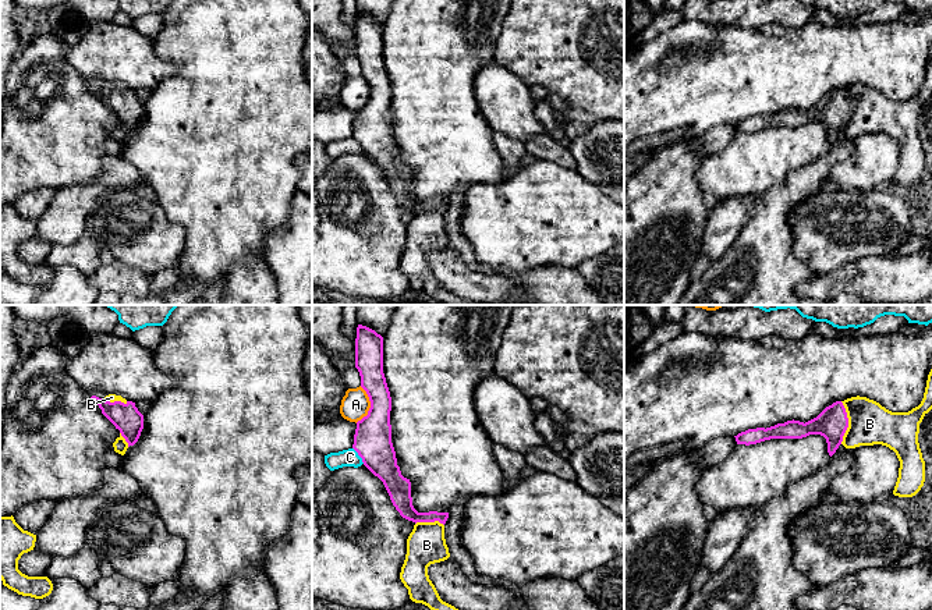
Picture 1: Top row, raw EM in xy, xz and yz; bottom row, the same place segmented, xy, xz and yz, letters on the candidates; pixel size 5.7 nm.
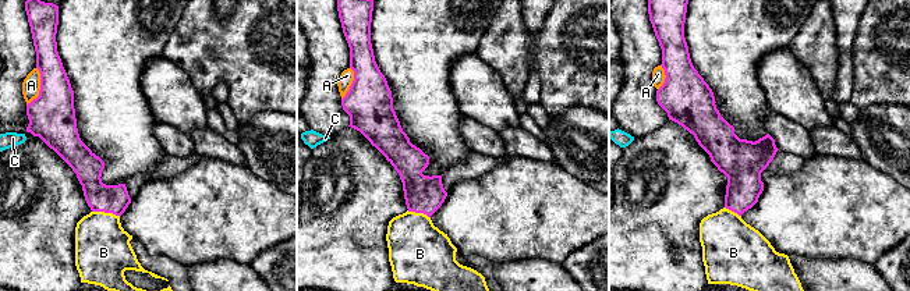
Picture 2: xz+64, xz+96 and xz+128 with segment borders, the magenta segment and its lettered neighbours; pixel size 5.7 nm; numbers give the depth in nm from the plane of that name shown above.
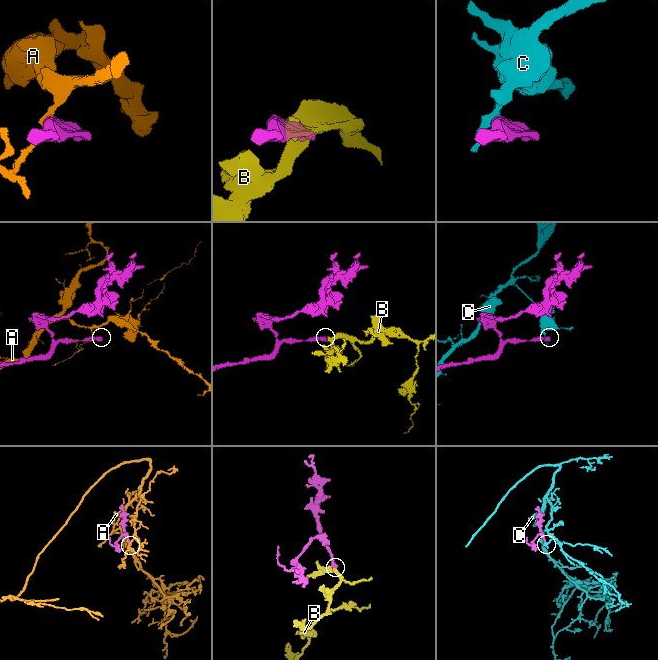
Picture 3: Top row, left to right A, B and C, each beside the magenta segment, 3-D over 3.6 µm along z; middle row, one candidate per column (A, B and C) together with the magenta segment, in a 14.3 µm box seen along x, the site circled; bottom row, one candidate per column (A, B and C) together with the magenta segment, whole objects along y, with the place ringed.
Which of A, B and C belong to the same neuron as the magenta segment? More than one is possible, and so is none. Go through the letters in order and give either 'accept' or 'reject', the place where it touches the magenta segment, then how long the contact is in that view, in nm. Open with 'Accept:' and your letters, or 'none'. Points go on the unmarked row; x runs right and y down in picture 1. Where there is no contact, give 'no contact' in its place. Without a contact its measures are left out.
Accept: B
A: reject | xz (371, 94) | 220 nm
B: accept | yz (847, 110) | 240 nm
C: reject | xz (358, 142) | 120 nm

